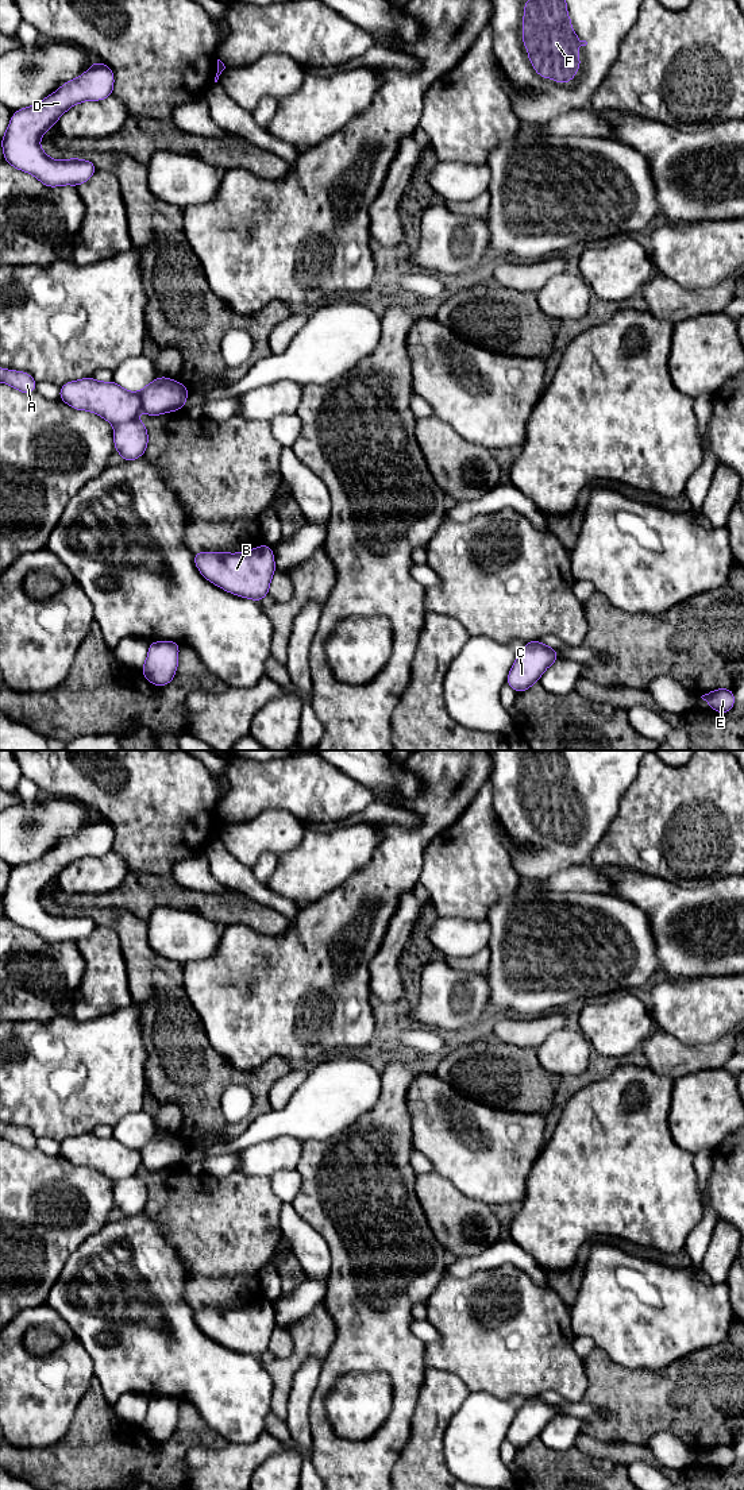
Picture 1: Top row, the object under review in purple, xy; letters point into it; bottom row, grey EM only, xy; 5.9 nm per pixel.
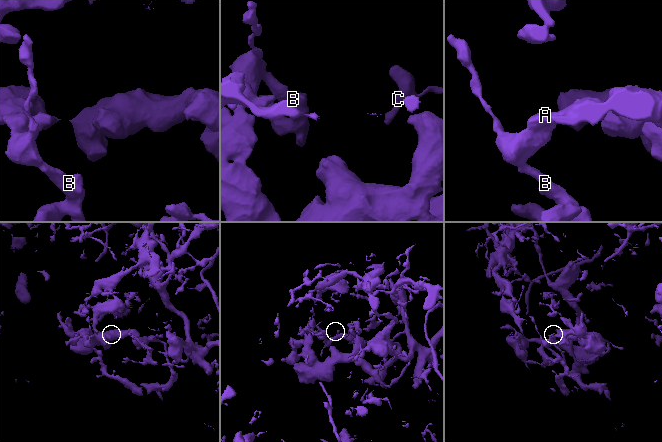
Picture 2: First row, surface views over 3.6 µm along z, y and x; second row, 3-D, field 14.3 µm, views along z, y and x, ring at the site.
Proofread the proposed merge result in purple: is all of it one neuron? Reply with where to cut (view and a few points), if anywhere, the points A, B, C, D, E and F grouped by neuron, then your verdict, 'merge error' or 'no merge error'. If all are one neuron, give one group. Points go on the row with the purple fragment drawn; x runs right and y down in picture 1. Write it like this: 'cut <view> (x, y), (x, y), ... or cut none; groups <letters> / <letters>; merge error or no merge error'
cut xy (134, 419), (115, 425); groups A / B C D E F; merge error

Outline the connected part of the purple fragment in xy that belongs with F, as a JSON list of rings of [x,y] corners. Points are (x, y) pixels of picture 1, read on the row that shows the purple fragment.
[[[527,0],[523,7],[527,12],[523,15],[523,45],[528,49],[528,61],[533,63],[533,70],[543,78],[554,78],[558,84],[567,84],[577,76],[577,69],[582,65],[581,58],[577,55],[578,46],[586,46],[586,40],[578,40],[577,32],[571,28],[571,18],[564,12],[570,4],[566,0]]]

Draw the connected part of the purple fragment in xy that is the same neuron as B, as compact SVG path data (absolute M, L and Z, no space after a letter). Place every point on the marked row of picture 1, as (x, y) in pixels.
M267 544L239 553L196 552L193 559L200 574L227 592L257 602L269 595L275 563Z

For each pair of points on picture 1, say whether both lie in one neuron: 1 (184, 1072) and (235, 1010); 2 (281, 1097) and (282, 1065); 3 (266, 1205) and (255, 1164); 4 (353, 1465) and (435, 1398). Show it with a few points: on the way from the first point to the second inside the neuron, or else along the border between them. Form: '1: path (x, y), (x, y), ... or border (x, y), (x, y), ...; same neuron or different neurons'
1: border (196, 1012), (209, 1043), (231, 1064); different neurons
2: border (295, 1068), (272, 1087), (269, 1092), (270, 1106); different neurons
3: border (234, 1172), (269, 1177); different neurons
4: border (420, 1386), (412, 1417), (411, 1436), (404, 1448); different neurons

